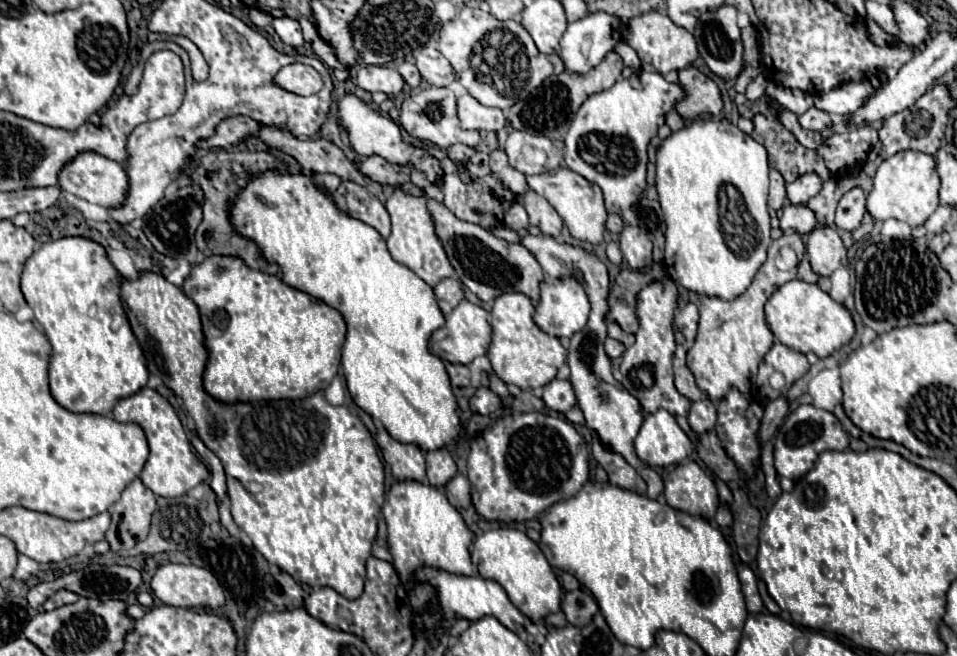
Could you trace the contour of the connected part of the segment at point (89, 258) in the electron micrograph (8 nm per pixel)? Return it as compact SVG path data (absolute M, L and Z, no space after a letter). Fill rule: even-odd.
M87 237L47 241L25 263L21 291L53 347L49 360L51 393L59 405L73 413L109 413L119 399L133 395L147 385L145 357L121 305L121 283L123 275L111 265L103 245Z

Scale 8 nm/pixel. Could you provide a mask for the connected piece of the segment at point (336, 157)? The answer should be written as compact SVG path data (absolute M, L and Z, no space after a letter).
M263 127L259 131L259 137L271 149L279 149L283 153L293 155L301 163L301 167L311 173L333 173L341 177L343 181L367 185L365 177L359 173L355 163L349 161L345 153L331 141L325 141L325 139L303 141L293 135L287 135L285 131L277 127Z

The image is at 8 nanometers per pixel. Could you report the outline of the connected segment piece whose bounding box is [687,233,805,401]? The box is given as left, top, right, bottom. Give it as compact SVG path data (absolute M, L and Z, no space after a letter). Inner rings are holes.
M785 233L769 247L769 257L763 267L757 271L749 289L733 301L723 301L719 297L703 297L699 307L699 331L695 337L695 345L687 351L687 367L695 375L697 387L709 395L711 401L721 401L733 387L739 393L749 393L753 387L753 379L757 375L757 365L763 355L773 345L773 333L765 323L763 305L765 301L787 281L795 279L795 273L781 271L777 267L777 255L781 247L789 247L797 253L797 259L803 257L805 245L797 233Z

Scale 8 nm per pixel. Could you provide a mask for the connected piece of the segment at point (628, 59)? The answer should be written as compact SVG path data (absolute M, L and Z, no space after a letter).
M621 41L614 48L614 51L621 56L625 66L629 66L634 70L637 70L640 68L641 61L637 53L625 41Z

